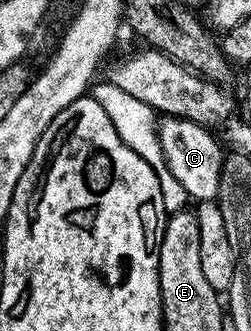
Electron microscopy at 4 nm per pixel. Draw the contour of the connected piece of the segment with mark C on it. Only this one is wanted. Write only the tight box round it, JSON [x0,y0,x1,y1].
[158,116,225,202]

